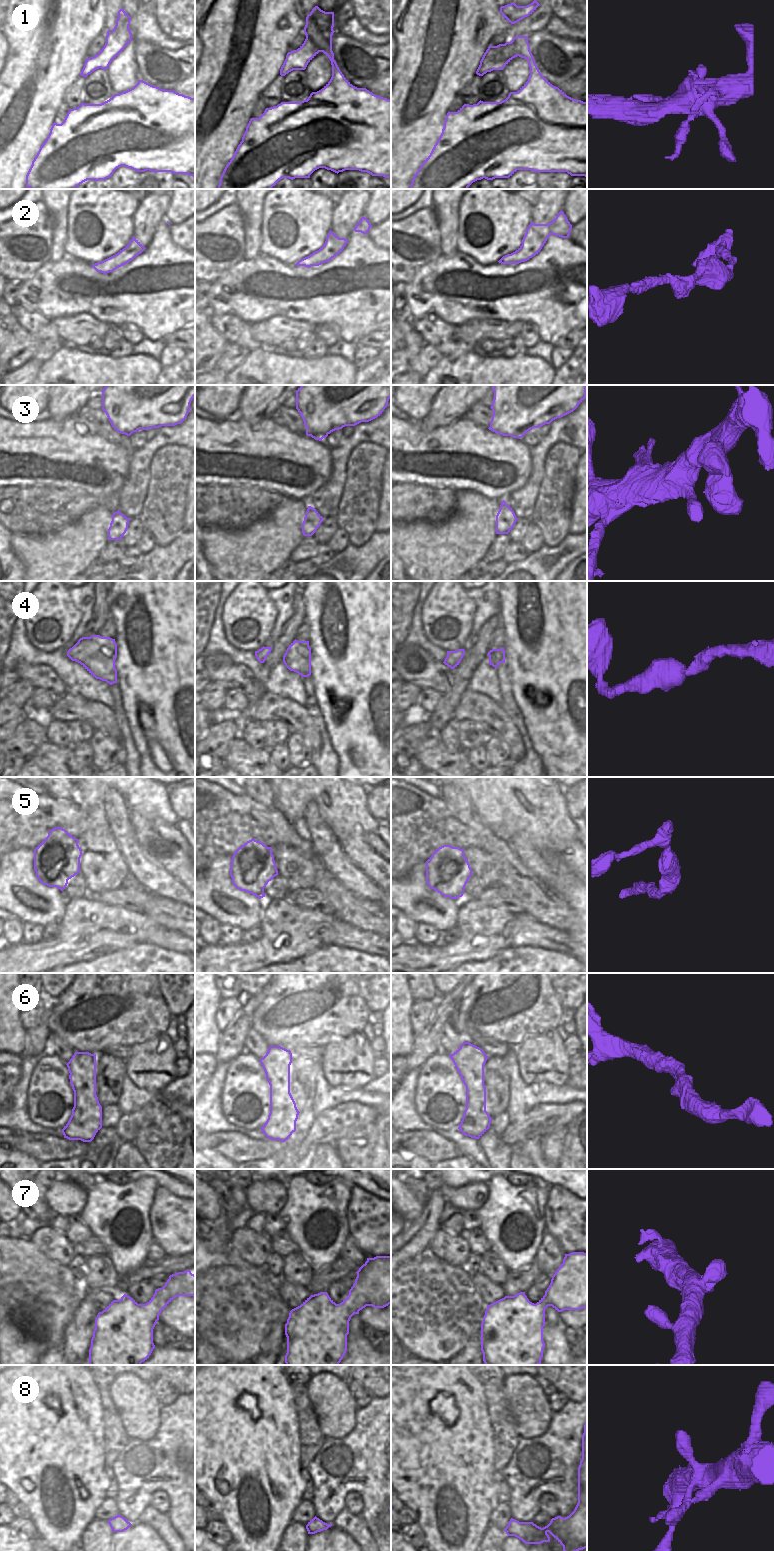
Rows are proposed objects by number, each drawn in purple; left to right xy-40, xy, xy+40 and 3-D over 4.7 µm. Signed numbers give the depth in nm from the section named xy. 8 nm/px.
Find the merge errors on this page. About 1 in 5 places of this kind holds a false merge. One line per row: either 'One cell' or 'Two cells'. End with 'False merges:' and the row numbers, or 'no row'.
1: Two cells
2: One cell
3: One cell
4: One cell
5: Two cells
6: One cell
7: One cell
8: One cell
False merges: 1, 5.

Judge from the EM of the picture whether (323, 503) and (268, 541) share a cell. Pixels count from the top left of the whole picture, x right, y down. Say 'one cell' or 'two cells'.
two cells

